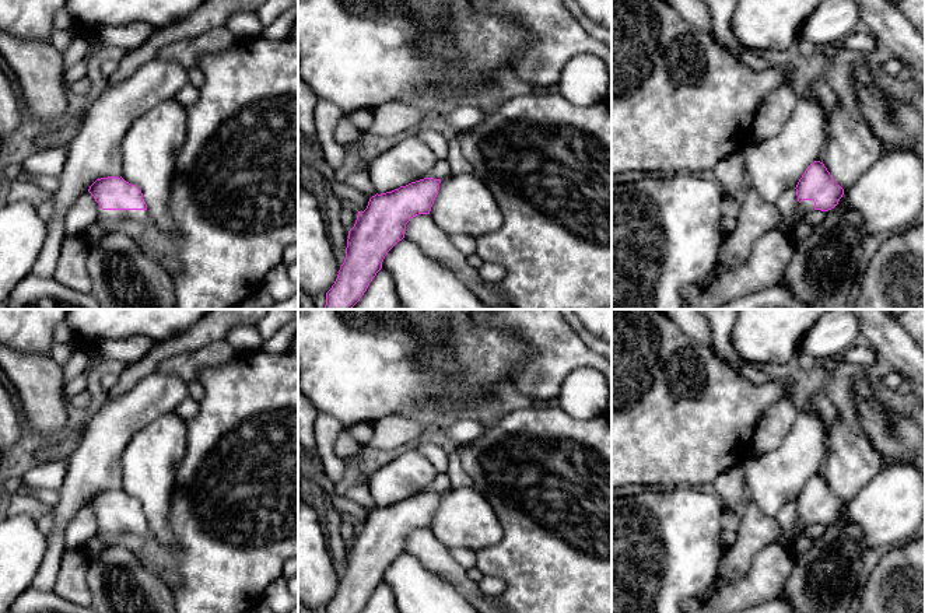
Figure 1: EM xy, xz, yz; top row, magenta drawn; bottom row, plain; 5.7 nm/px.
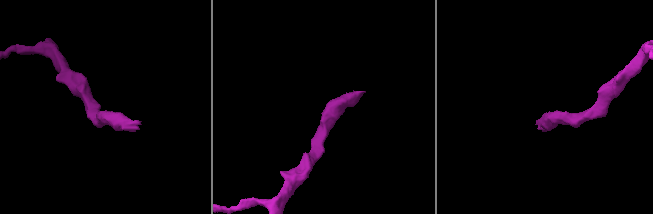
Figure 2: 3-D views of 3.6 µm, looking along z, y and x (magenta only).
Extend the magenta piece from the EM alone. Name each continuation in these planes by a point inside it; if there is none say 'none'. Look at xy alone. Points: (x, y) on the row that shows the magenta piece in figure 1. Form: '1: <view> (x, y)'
1: xy (234, 199)

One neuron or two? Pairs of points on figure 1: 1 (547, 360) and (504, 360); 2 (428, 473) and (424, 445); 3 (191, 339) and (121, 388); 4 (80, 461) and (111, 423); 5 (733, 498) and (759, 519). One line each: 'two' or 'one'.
1: two
2: two
3: one
4: one
5: two

